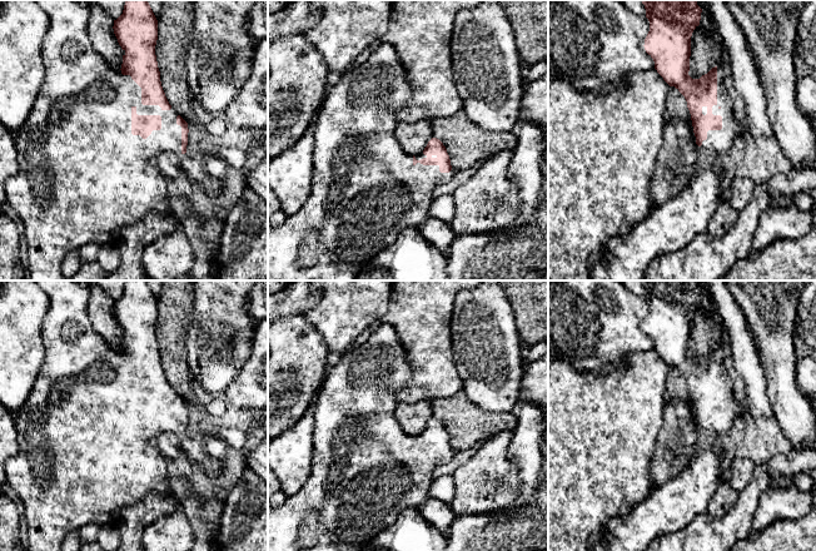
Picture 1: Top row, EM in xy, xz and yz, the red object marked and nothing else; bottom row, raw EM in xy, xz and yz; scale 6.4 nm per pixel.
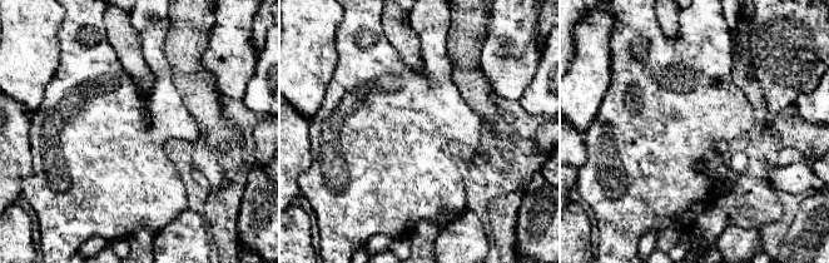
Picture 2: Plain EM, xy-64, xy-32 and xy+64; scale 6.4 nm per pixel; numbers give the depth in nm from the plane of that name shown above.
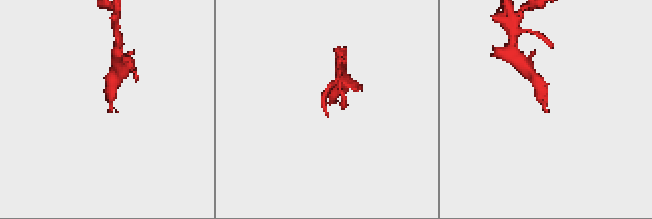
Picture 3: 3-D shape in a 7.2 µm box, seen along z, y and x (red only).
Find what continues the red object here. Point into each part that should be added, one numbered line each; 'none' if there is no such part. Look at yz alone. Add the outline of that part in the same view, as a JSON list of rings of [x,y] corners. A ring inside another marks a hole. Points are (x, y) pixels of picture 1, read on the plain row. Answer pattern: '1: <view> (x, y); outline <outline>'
1: yz (717, 421); outline [[[722,322],[721,341],[717,346],[717,384],[712,387],[712,394],[722,397],[722,409],[707,412],[707,420],[701,427],[708,437],[718,436],[731,428],[735,420],[745,411],[745,407],[735,399],[733,384],[725,368],[725,359],[731,354],[731,338]]]

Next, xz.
1: xz (366, 470); outline [[[383,323],[363,344],[350,348],[335,366],[328,368],[327,377],[315,399],[310,475],[303,487],[295,495],[287,497],[283,505],[275,508],[268,507],[268,551],[360,551],[379,532],[390,526],[403,508],[419,507],[429,497],[433,470],[451,461],[457,451],[452,448],[449,453],[441,453],[439,446],[423,446],[421,443],[414,446],[413,436],[404,433],[398,425],[395,420],[397,394],[407,386],[411,374],[408,353],[400,343],[395,329]]]

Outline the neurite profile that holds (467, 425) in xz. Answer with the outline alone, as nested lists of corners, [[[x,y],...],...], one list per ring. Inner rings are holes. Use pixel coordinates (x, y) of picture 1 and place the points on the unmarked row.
[[[463,391],[431,403],[433,418],[443,423],[456,451],[469,450],[498,432],[513,431],[518,425],[516,412],[491,413],[481,409]]]

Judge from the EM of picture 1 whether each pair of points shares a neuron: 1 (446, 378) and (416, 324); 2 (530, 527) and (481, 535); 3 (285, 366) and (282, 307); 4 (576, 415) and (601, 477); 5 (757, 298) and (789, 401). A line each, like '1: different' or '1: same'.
1: same
2: same
3: different
4: same
5: same

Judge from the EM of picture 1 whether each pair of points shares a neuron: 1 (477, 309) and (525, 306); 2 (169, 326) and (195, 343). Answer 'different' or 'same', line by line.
1: different
2: different

